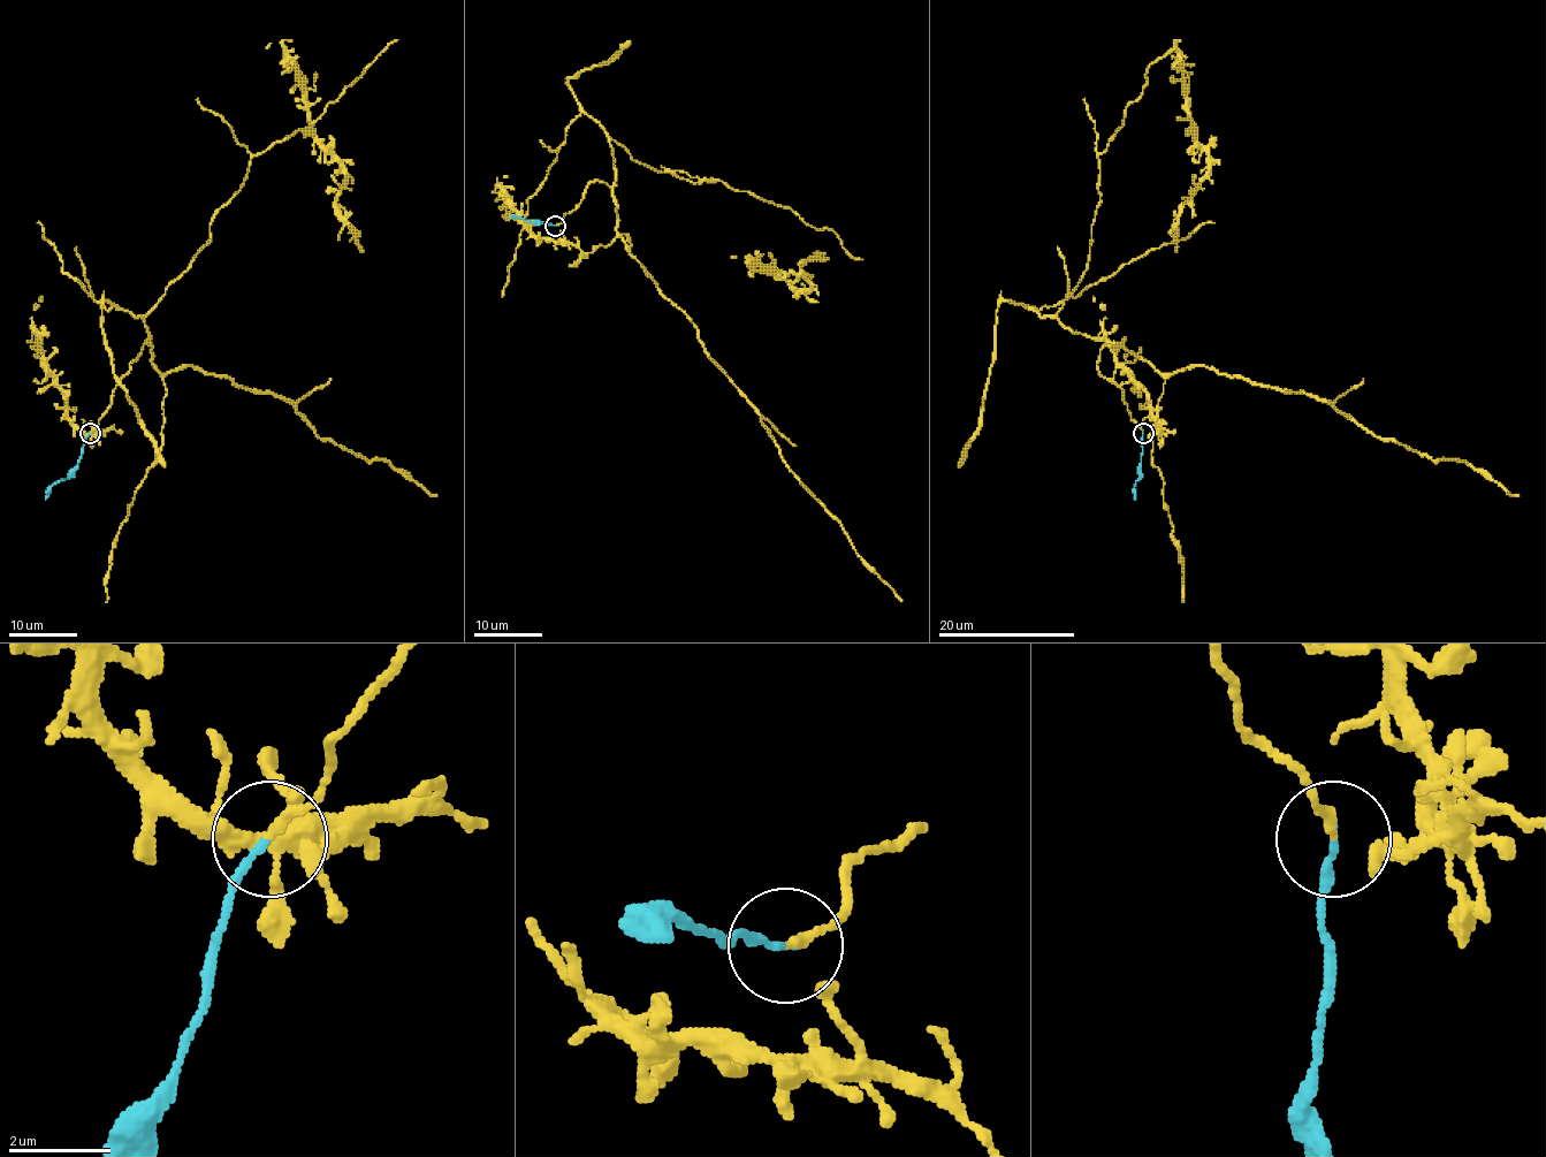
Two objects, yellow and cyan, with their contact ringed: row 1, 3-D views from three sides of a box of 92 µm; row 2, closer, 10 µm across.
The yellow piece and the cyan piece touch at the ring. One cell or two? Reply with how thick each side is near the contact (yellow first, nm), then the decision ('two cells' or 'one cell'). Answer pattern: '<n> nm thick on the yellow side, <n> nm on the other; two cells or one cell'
150 nm thick on the yellow side, 140 nm on the other; one cell

